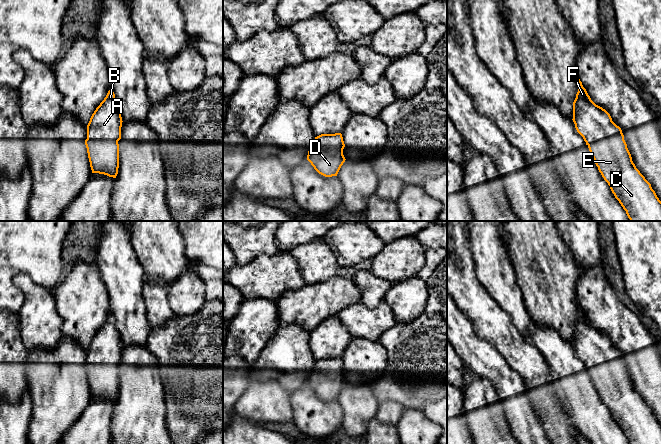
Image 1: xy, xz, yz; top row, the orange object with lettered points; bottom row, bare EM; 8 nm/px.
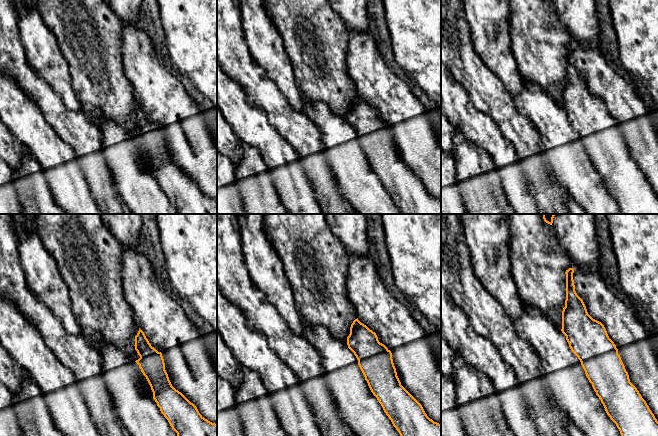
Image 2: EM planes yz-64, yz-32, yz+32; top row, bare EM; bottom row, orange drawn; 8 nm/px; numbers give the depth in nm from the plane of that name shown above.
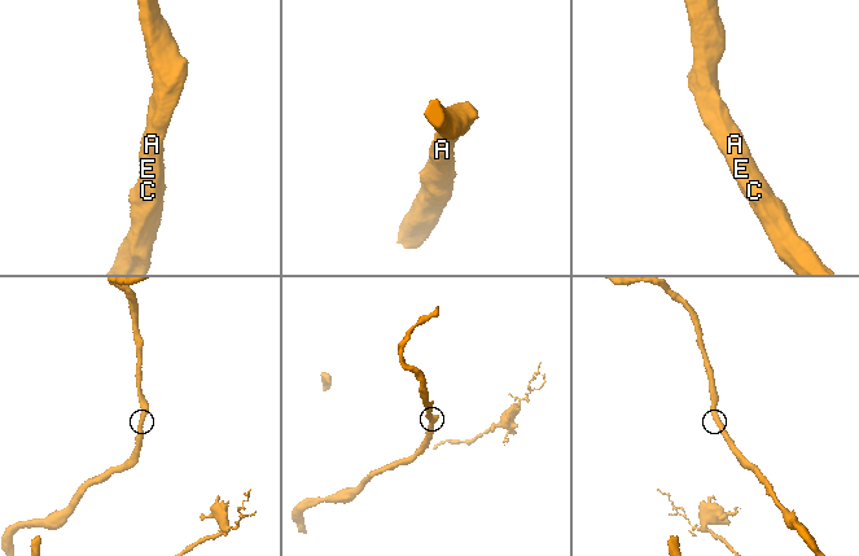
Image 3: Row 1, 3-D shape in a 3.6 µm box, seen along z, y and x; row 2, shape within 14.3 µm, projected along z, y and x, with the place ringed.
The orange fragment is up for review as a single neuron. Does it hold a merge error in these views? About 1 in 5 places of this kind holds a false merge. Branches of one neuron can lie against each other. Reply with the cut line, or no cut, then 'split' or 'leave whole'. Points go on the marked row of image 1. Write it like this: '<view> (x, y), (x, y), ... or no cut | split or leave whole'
no cut | leave whole

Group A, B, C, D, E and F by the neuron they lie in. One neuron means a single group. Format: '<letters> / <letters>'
A B C D E F

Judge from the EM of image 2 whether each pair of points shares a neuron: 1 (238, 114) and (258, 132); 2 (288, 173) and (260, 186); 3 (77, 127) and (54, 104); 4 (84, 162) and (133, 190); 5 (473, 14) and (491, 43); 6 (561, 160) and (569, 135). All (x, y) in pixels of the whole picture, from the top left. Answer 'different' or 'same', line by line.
1: same
2: different
3: same
4: different
5: same
6: same

